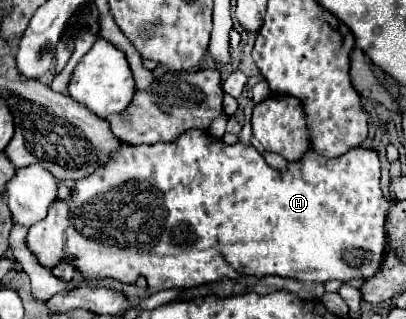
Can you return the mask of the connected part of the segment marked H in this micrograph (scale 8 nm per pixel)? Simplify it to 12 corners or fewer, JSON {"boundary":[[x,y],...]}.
{"boundary":[[122,144],[26,234],[148,294],[370,278],[378,154]]}

